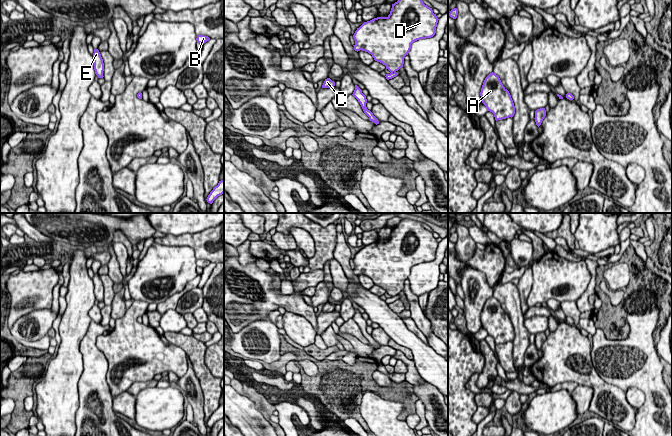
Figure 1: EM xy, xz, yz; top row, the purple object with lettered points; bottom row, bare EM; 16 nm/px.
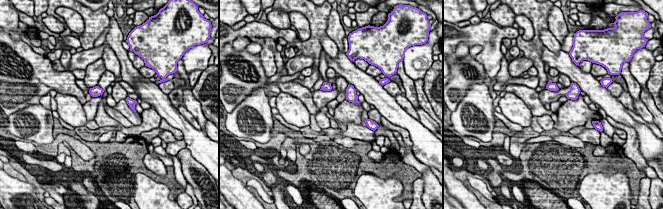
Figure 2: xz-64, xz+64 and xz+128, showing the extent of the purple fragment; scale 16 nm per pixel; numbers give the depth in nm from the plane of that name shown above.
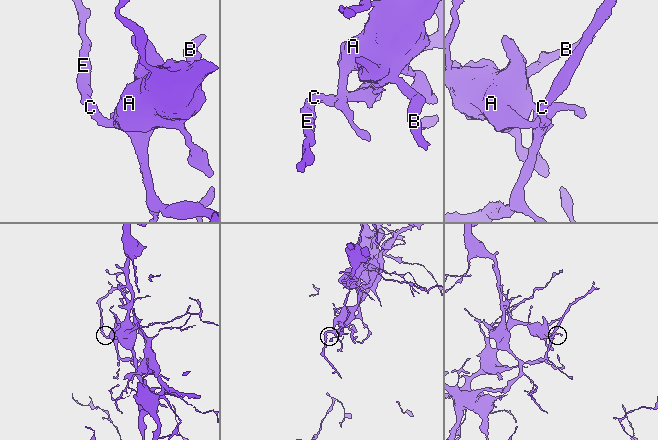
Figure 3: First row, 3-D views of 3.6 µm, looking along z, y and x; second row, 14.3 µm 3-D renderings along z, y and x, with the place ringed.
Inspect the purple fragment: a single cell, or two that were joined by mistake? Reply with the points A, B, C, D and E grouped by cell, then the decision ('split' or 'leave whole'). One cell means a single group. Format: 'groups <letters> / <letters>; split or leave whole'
groups A B D / C E; split

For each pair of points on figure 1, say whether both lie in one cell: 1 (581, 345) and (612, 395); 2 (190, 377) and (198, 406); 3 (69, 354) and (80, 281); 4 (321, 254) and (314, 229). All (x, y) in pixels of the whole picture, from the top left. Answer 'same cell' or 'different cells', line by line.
1: same cell
2: same cell
3: same cell
4: same cell

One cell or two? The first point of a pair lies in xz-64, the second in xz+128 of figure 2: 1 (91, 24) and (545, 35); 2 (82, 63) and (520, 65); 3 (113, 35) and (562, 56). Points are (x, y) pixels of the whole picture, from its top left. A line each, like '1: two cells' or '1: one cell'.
1: two cells
2: one cell
3: two cells

